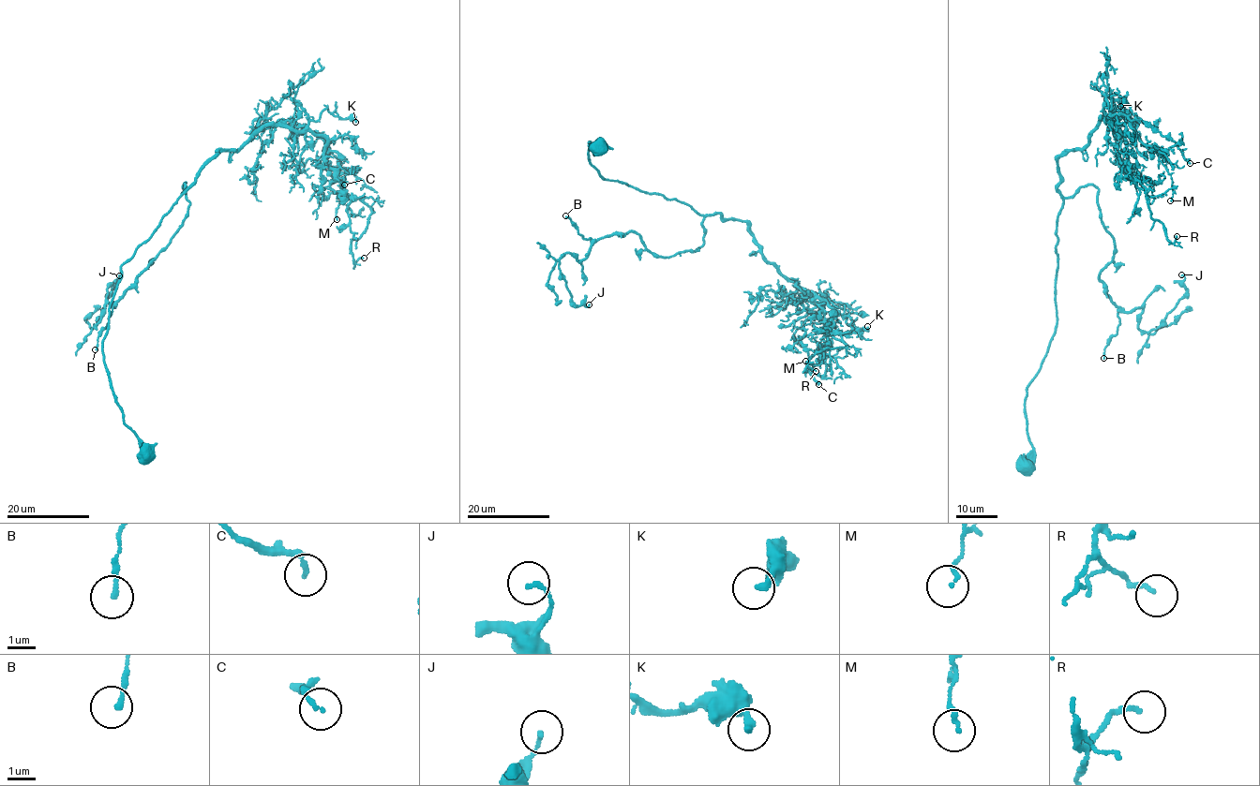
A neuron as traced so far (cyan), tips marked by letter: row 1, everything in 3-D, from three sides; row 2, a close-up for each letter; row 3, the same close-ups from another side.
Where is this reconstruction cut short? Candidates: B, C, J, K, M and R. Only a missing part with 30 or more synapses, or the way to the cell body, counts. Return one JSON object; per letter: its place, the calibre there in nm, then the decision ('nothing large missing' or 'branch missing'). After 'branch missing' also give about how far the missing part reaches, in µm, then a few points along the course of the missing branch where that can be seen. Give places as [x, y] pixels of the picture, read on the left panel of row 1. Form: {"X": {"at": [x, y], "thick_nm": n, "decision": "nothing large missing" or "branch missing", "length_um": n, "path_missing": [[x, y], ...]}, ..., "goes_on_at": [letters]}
{"B": {"at": [95, 349], "thick_nm": 170, "decision": "nothing large missing"}, "C": {"at": [344, 185], "thick_nm": 200, "decision": "nothing large missing"}, "J": {"at": [119, 275], "thick_nm": 150, "decision": "nothing large missing"}, "K": {"at": [355, 122], "thick_nm": 240, "decision": "nothing large missing"}, "M": {"at": [337, 219], "thick_nm": 120, "decision": "nothing large missing"}, "R": {"at": [364, 258], "thick_nm": 140, "decision": "nothing large missing"}, "goes_on_at": []}

